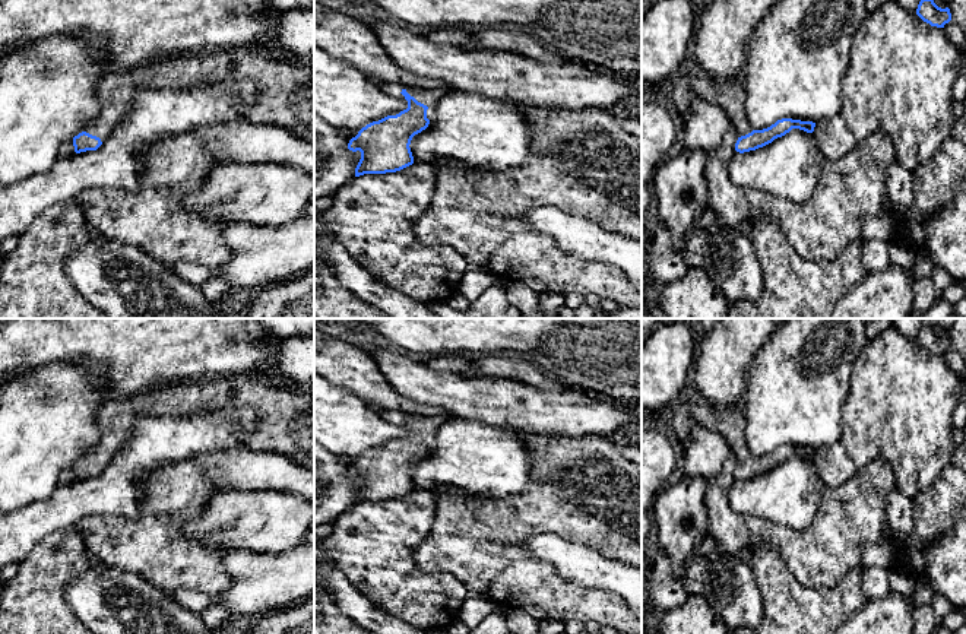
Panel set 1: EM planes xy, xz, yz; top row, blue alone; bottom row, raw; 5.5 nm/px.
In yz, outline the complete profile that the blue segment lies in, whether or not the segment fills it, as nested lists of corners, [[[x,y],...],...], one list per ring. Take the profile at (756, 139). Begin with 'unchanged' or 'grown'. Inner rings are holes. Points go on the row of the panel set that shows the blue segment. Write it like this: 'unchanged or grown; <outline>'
grown; [[[706,75],[694,76],[691,77],[690,86],[694,91],[696,96],[710,104],[720,105],[728,114],[732,126],[738,131],[735,150],[739,153],[763,148],[772,143],[775,139],[785,136],[792,129],[799,129],[807,133],[814,131],[815,123],[792,118],[782,118],[767,129],[754,130],[748,123],[745,112],[745,88],[741,77],[726,80],[720,85]]]

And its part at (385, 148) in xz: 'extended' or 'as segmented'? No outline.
extended

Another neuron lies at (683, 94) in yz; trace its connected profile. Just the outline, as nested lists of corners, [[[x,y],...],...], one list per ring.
[[[688,76],[672,79],[674,102],[681,115],[687,112],[691,101],[696,98],[696,93],[691,89],[690,82],[691,77]]]

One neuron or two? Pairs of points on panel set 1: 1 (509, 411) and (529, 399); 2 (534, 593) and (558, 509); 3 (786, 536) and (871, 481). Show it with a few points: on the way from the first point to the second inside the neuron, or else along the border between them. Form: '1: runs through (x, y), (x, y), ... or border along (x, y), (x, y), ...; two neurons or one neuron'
1: runs through (513, 406), (525, 403); one neuron
2: runs through (506, 566), (500, 560), (500, 541), (531, 512); one neuron
3: runs through (807, 536), (816, 536), (851, 501); one neuron

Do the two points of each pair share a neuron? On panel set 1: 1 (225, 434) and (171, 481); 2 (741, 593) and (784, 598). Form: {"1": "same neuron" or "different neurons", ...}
{"1": "different neurons", "2": "different neurons"}

